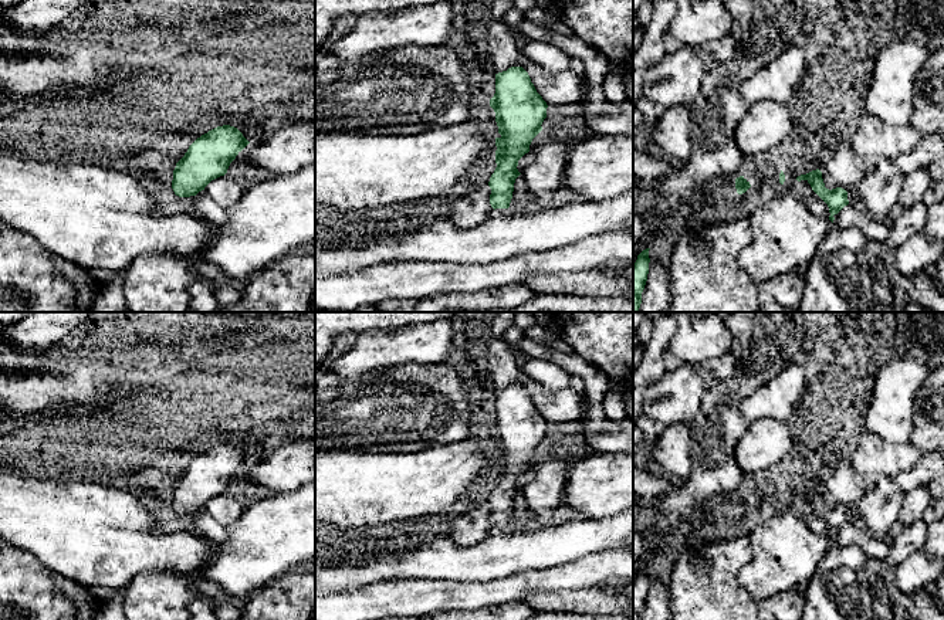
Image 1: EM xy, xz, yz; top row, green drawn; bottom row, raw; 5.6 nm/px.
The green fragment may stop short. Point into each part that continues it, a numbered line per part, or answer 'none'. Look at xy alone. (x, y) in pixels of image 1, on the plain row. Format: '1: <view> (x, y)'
none

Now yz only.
none

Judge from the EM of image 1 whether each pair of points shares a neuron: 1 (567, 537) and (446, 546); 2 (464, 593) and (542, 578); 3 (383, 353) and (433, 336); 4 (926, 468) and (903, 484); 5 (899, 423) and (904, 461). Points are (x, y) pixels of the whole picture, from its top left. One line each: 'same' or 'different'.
1: same
2: same
3: same
4: same
5: different

